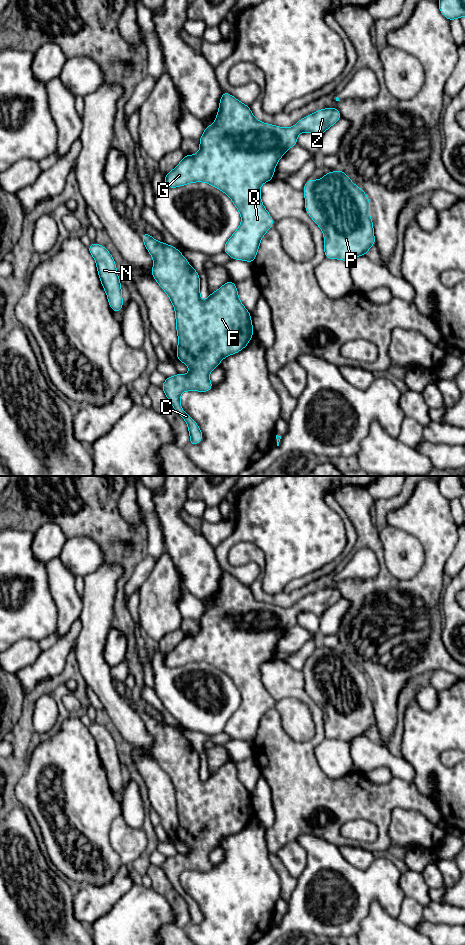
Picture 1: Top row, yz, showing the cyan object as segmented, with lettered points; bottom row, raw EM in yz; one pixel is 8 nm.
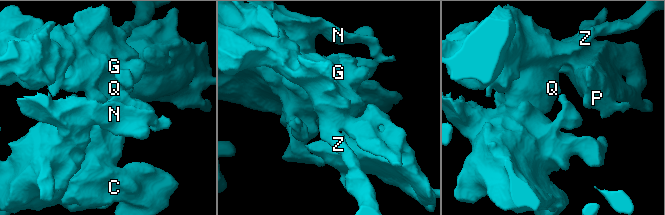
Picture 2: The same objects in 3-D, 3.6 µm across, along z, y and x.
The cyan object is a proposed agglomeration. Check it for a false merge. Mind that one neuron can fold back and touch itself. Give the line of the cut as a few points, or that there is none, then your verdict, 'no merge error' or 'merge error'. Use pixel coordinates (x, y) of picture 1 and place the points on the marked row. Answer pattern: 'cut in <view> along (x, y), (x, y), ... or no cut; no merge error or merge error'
no cut; no merge error

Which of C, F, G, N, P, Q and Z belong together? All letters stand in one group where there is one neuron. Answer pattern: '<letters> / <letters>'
C F G N P Q Z

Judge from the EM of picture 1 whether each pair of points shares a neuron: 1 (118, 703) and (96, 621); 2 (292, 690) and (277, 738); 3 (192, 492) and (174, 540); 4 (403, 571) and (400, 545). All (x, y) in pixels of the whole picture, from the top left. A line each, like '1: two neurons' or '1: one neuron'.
1: one neuron
2: one neuron
3: two neurons
4: one neuron

